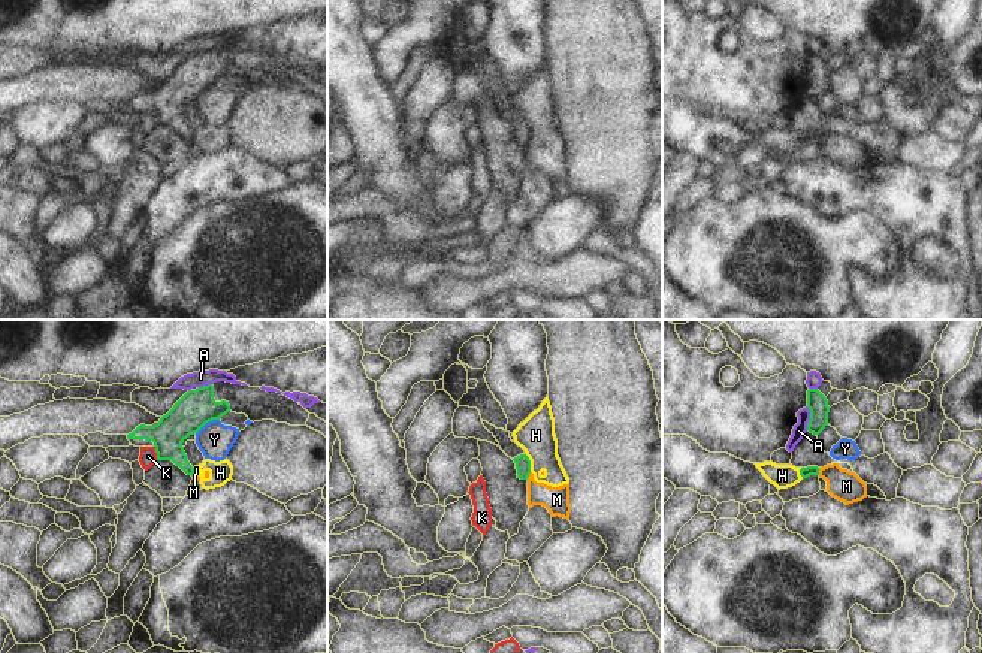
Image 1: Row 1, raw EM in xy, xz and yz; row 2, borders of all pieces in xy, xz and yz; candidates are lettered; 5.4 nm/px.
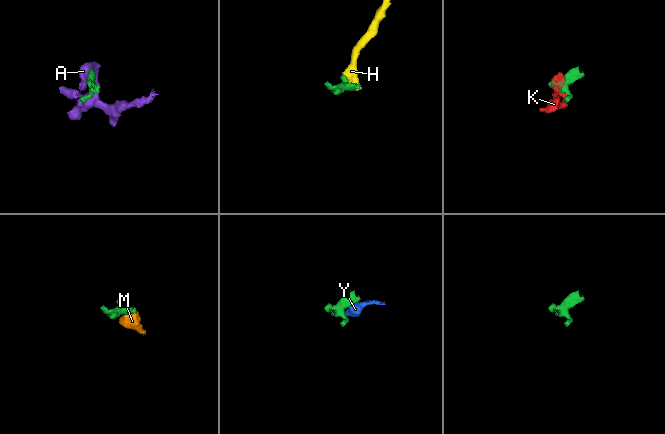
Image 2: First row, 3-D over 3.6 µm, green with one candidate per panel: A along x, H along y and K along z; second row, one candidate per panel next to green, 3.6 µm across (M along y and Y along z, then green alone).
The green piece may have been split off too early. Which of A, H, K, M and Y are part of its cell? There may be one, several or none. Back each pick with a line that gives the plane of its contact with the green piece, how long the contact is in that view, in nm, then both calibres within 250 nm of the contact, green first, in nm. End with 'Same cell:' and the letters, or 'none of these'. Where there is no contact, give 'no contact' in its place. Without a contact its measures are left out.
Same cell: none of these

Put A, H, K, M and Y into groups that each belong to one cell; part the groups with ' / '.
A / H M / K / Y

